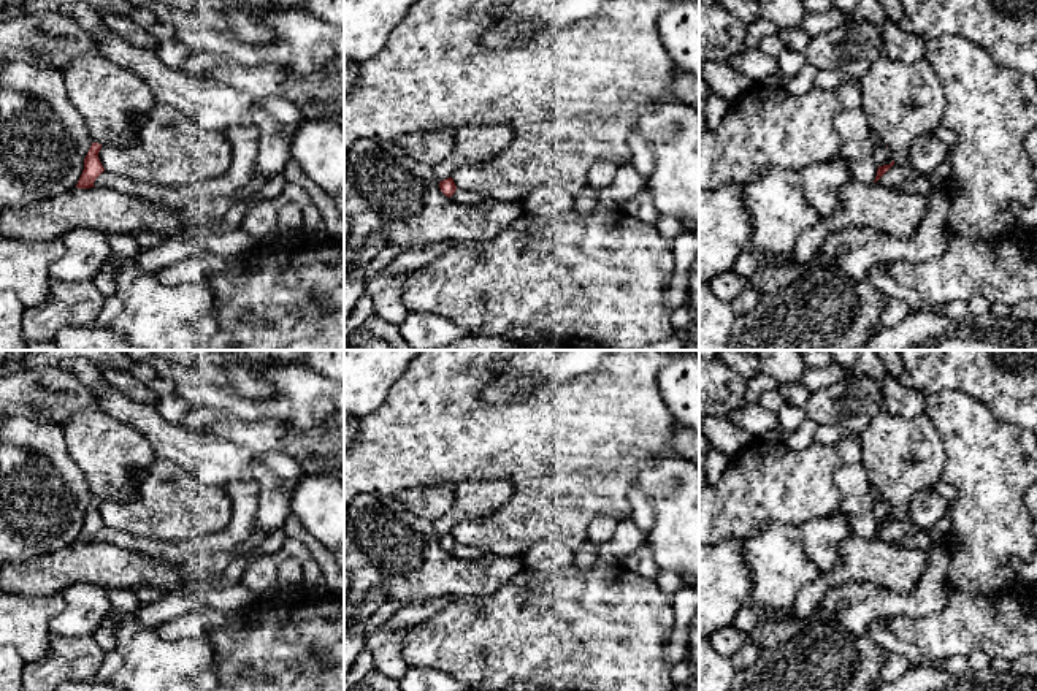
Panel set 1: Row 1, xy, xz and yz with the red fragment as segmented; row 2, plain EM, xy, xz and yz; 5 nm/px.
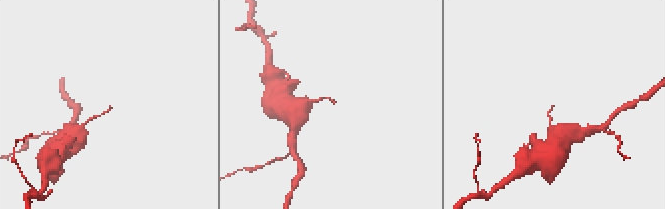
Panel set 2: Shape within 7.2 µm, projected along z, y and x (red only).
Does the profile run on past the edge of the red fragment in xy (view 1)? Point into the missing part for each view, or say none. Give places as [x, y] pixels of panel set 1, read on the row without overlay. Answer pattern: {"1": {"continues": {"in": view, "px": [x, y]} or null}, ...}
{"1": {"continues": null}}

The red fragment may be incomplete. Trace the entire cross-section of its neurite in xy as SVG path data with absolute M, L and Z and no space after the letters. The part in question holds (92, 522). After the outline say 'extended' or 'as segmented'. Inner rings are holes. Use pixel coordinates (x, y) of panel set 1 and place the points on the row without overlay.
M92 498L86 513L84 513L84 525L82 529L76 539L78 544L90 544L95 542L95 534L105 526L98 507L101 504L101 499Z | as segmented

